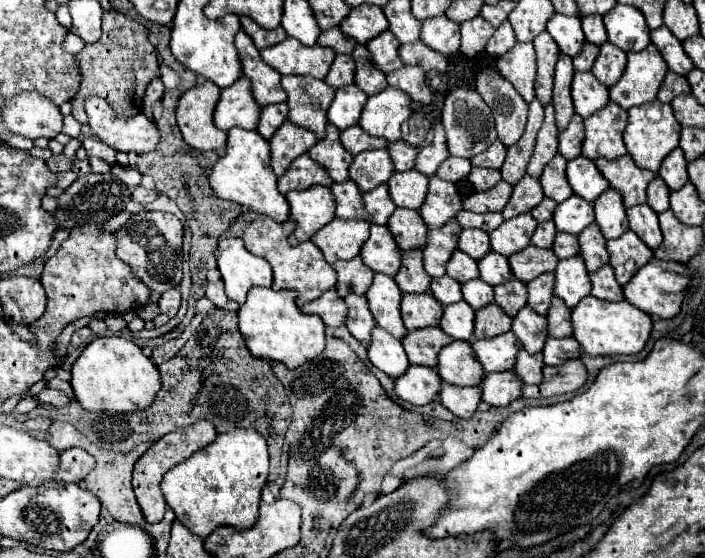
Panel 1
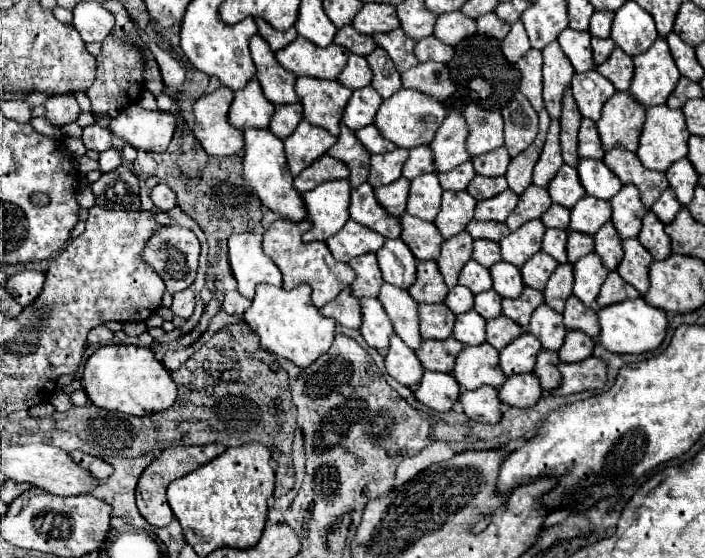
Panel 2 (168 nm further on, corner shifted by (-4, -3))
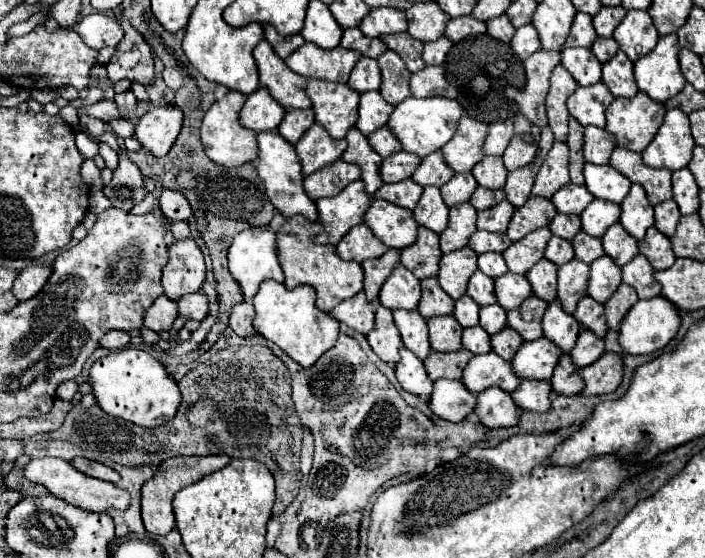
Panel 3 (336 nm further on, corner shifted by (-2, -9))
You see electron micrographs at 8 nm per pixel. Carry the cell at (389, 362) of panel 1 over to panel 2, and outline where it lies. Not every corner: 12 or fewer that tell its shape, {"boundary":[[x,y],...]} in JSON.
{"boundary":[[397,335],[385,355],[385,369],[407,387],[417,385],[423,367]]}

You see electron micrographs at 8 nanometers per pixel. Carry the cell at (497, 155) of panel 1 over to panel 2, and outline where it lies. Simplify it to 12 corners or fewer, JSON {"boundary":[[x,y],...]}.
{"boundary":[[497,147],[473,161],[479,175],[505,175],[509,153]]}

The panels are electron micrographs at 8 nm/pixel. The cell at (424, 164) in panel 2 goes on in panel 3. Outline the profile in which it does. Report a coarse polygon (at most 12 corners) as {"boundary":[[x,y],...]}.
{"boundary":[[435,151],[413,173],[419,185],[445,185],[455,171]]}

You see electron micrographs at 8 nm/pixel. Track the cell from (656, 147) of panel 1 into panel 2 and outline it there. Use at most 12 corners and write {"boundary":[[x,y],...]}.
{"boundary":[[649,107],[637,157],[667,171],[687,155],[681,109]]}

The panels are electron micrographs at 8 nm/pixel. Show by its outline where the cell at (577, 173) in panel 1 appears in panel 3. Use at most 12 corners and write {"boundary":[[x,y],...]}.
{"boundary":[[587,163],[585,185],[621,203],[633,183],[611,165]]}

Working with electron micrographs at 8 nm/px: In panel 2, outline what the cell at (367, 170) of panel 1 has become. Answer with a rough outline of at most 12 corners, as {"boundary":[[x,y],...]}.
{"boundary":[[407,149],[371,155],[371,187],[381,187],[401,177]]}

